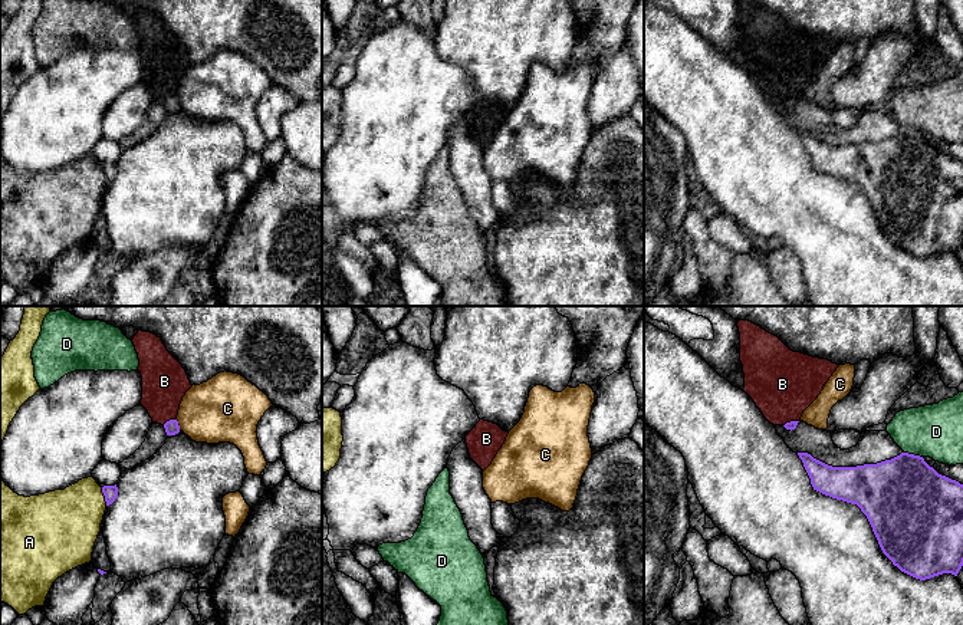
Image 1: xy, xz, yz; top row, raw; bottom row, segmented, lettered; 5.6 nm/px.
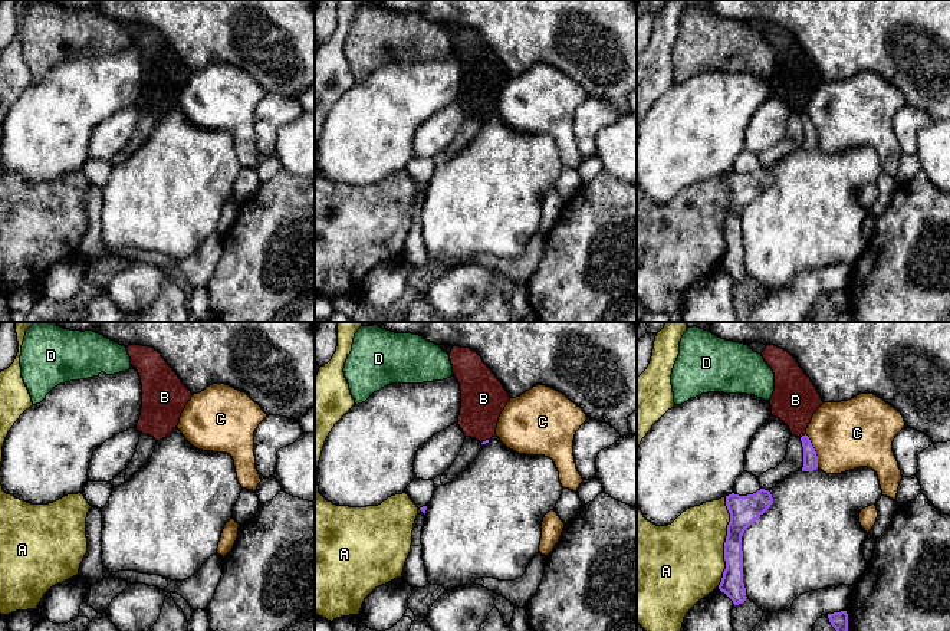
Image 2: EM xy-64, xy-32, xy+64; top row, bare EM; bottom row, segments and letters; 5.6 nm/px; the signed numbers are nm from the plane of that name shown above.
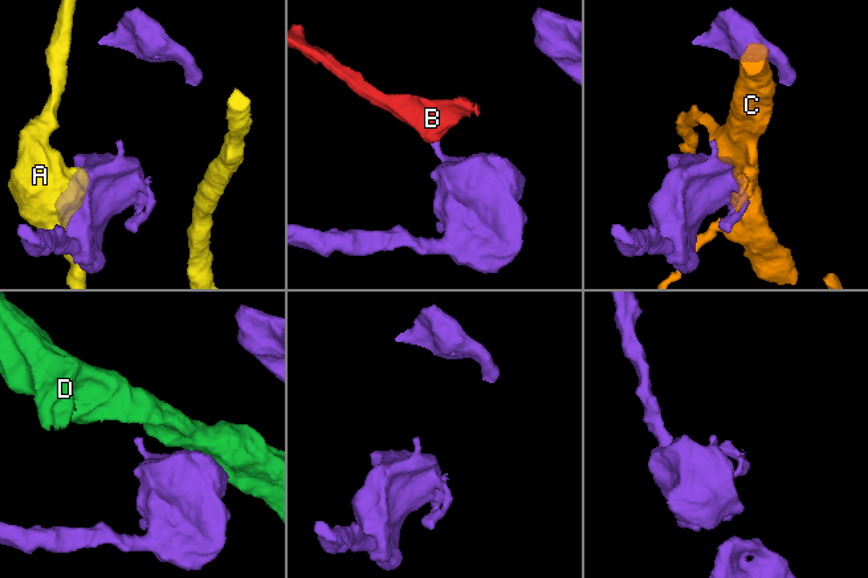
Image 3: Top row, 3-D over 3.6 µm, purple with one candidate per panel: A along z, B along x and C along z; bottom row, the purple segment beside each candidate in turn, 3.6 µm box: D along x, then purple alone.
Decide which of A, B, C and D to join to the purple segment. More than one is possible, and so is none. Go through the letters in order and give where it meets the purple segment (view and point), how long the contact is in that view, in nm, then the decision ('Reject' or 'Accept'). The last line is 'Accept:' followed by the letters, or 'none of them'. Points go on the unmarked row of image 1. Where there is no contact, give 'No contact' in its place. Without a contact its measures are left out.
A: Touches purple at xy (105, 174). Shared border 110 nm. Reject
B: Touches purple at xy (170, 98). Shared border 90 nm. Accept
C: Touches purple at xy (178, 104). Shared border 70 nm. Reject
D: Touches purple at yz (913, 132). Shared border 110 nm. Reject
Accept: B

